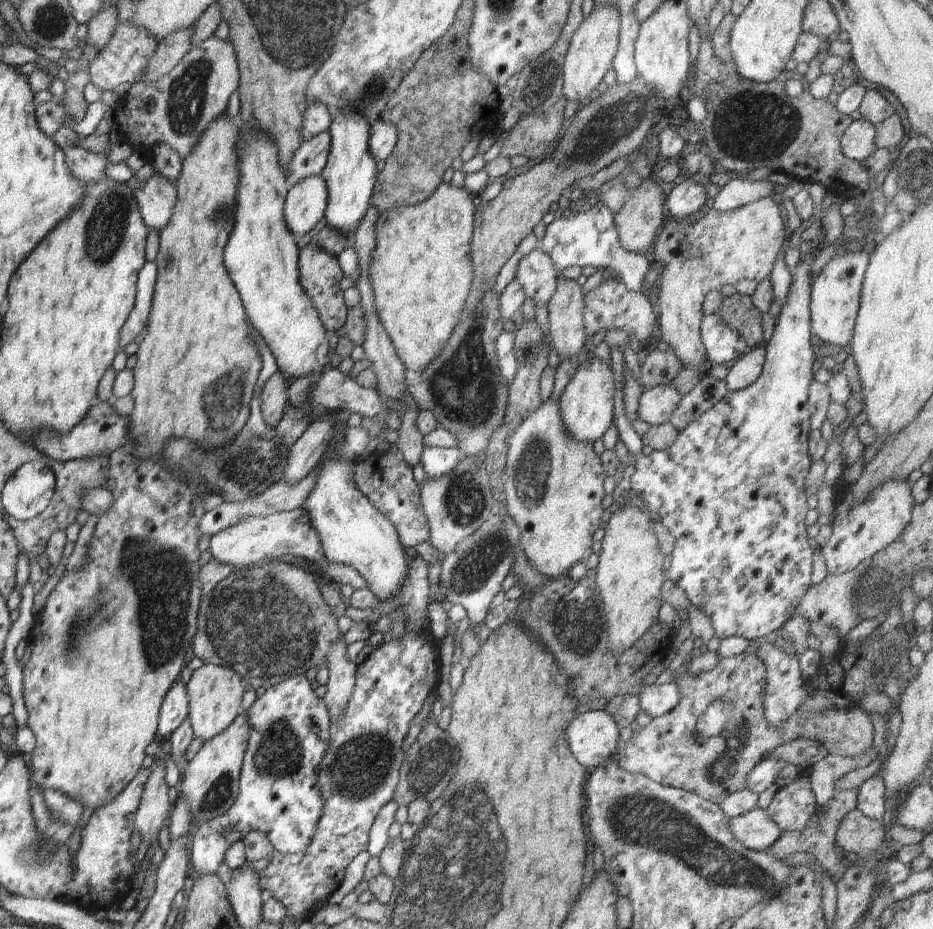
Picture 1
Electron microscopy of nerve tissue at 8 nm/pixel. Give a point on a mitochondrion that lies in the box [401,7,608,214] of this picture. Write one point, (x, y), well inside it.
(540, 73)

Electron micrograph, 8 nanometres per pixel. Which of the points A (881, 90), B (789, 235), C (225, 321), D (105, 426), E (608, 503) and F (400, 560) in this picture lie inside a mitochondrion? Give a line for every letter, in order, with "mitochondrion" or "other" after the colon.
A: other
B: other
C: other
D: other
E: other
F: other

